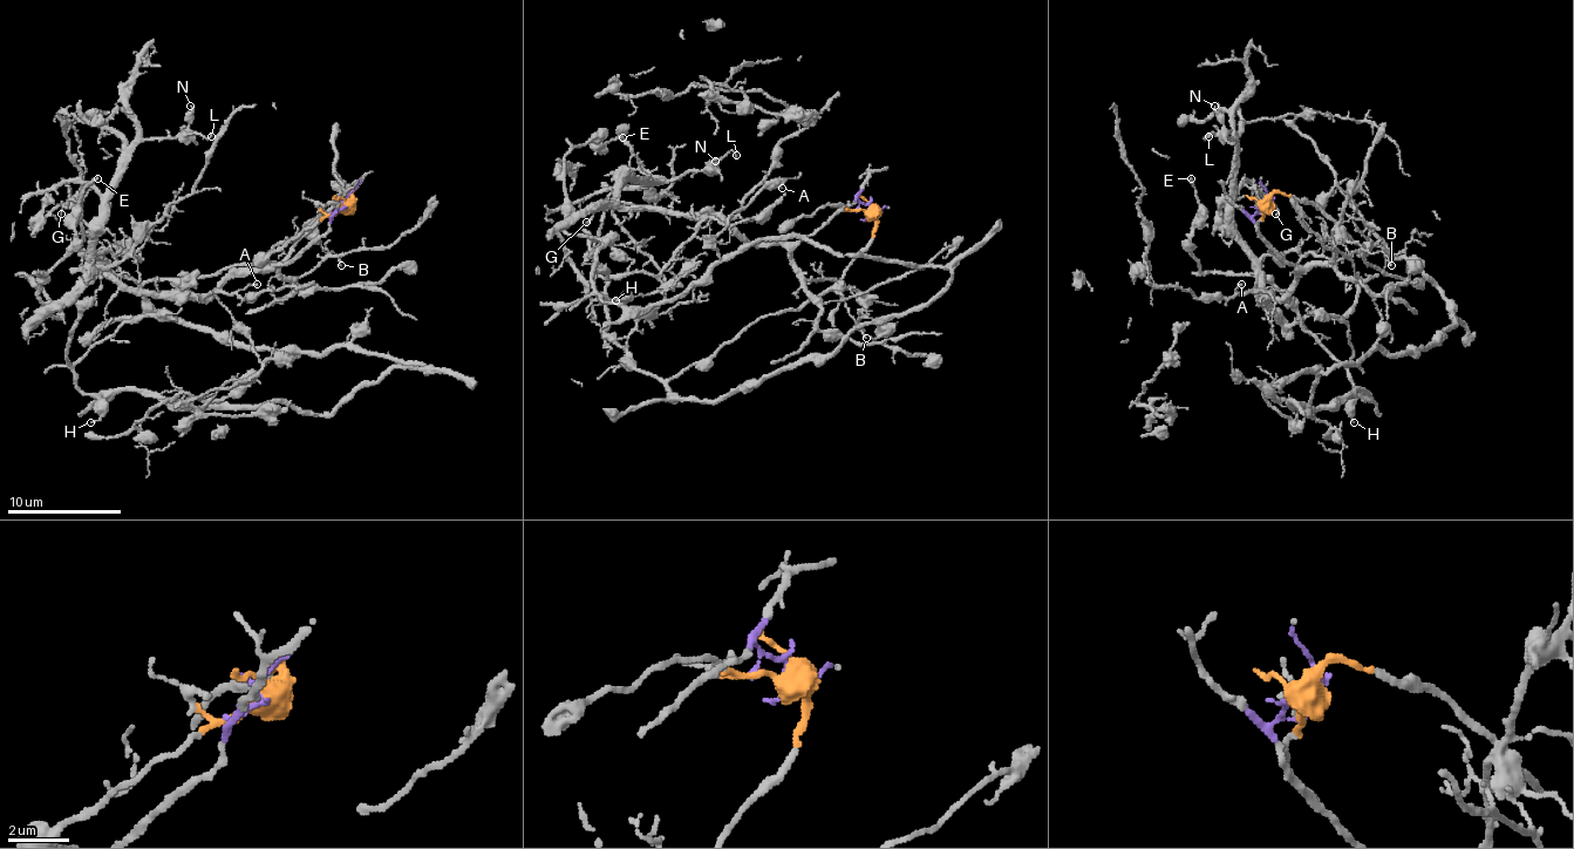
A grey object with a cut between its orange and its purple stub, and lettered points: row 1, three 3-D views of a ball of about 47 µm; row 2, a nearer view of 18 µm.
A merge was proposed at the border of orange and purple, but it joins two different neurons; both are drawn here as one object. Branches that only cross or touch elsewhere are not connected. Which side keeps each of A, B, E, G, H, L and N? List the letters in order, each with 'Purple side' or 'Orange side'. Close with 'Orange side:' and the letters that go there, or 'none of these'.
A: Purple side
B: Orange side
E: Orange side
G: Purple side
H: Orange side
L: Purple side
N: Purple side
Orange side: B, E, H

